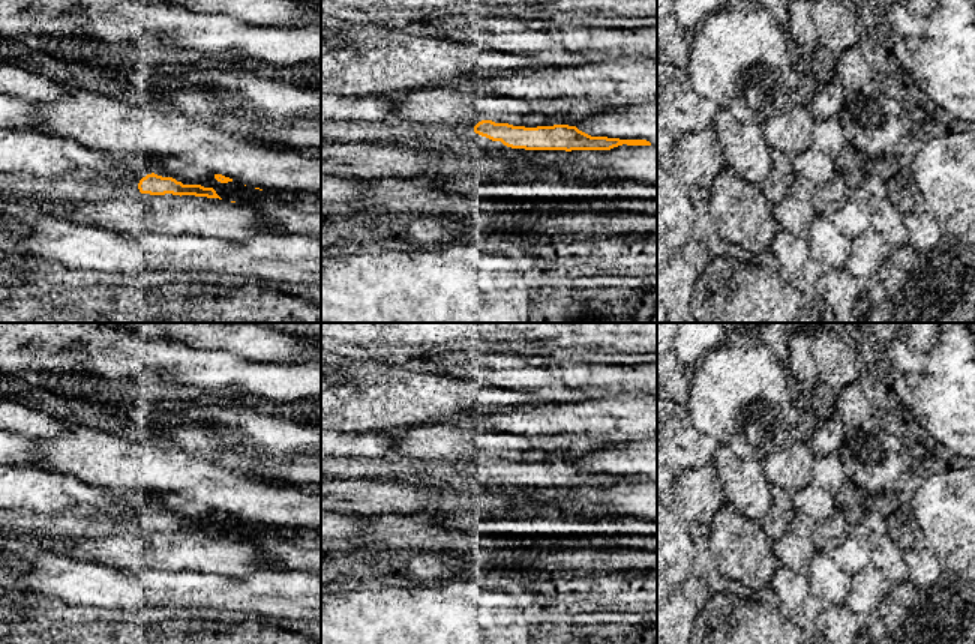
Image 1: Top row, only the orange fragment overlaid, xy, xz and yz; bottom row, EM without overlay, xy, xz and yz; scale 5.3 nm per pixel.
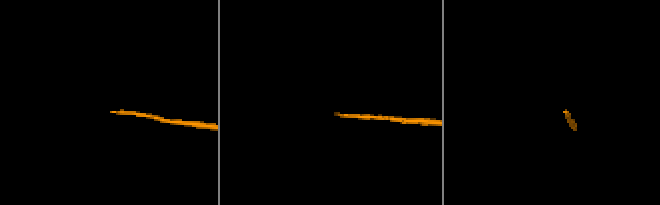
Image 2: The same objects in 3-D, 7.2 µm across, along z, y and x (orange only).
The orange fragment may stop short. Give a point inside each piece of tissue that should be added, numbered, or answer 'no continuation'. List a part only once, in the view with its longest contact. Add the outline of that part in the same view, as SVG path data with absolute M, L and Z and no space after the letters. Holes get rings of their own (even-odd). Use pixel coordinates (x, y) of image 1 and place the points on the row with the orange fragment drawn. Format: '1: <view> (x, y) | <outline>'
1: xy (12, 186) | M0 174L0 198L24 203L30 198L50 201L106 201L134 198L141 192L135 183L108 182L87 174L36 177Z

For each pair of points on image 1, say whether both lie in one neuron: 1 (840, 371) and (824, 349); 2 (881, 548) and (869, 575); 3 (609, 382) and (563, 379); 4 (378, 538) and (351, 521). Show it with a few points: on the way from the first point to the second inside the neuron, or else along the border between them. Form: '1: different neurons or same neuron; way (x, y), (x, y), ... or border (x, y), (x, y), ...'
1: same neuron; way (837, 365), (830, 355)
2: different neurons; border (873, 565), (887, 580)
3: same neuron; way (597, 377), (575, 377)
4: different neurons; border (371, 517), (371, 524), (351, 538)

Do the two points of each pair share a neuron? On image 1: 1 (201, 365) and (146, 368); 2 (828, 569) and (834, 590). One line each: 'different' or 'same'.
1: same
2: same

